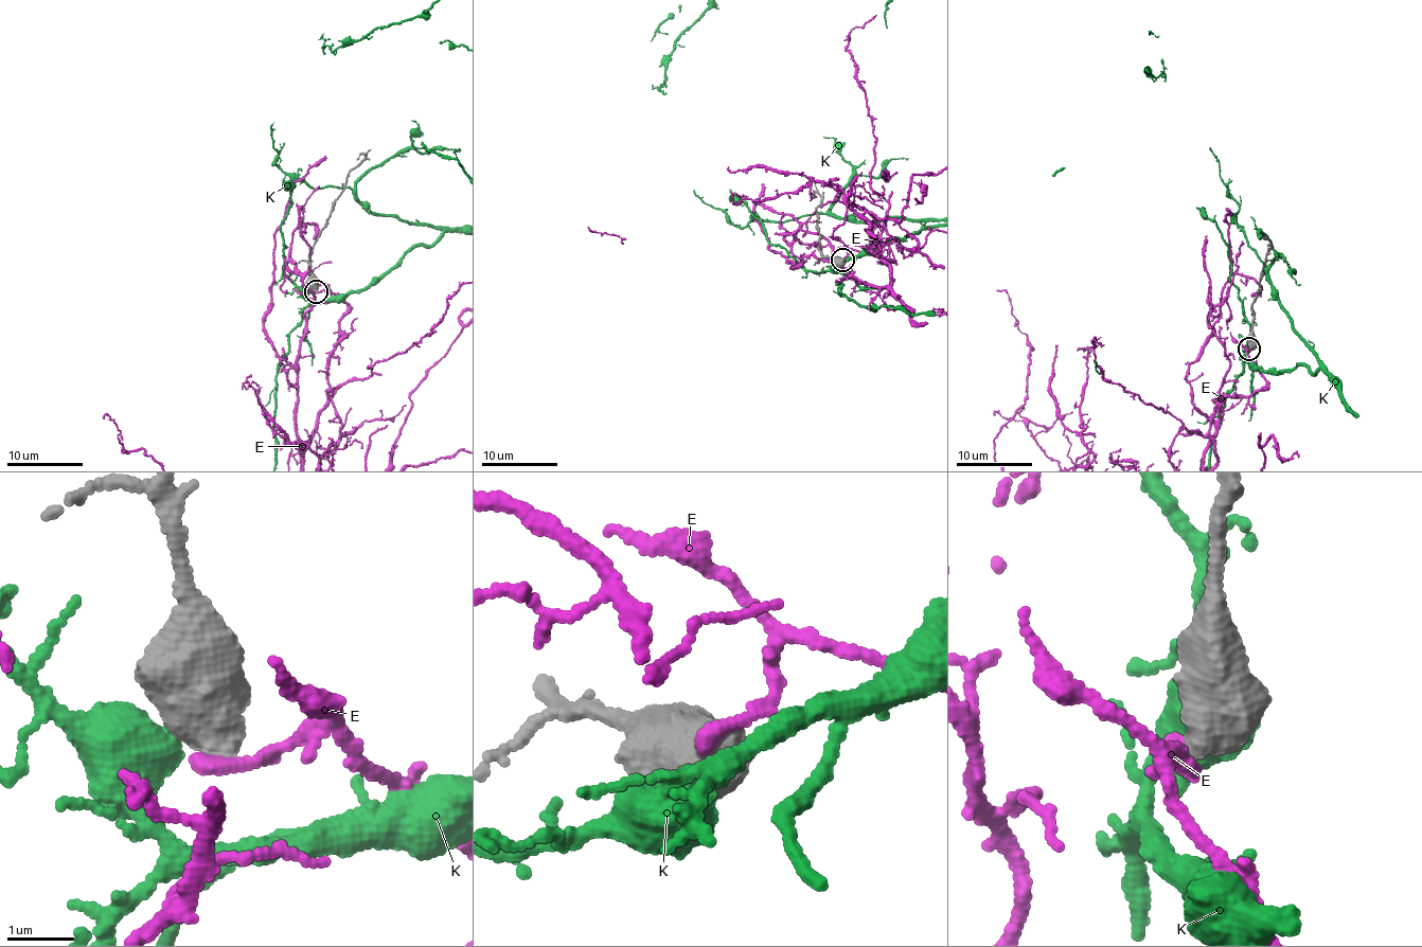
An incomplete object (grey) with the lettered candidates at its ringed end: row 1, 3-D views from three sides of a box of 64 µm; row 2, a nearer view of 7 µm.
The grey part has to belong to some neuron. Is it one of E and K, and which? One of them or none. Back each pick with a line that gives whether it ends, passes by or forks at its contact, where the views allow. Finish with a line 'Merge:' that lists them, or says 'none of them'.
Merge: none of them

